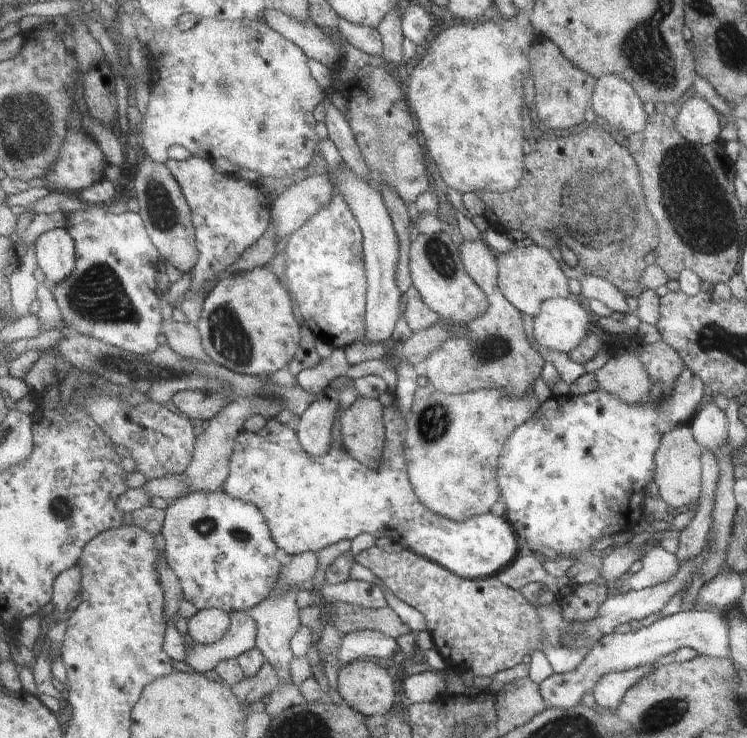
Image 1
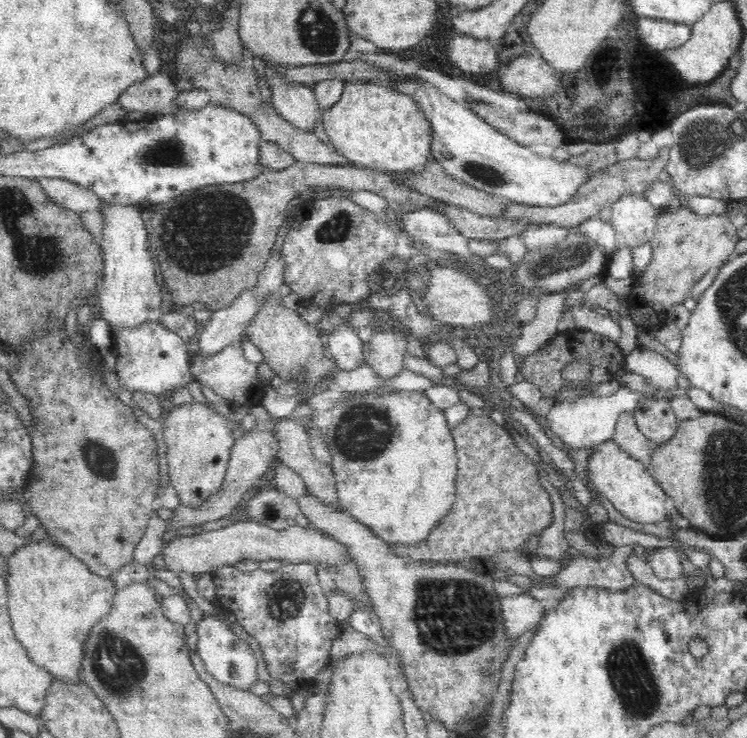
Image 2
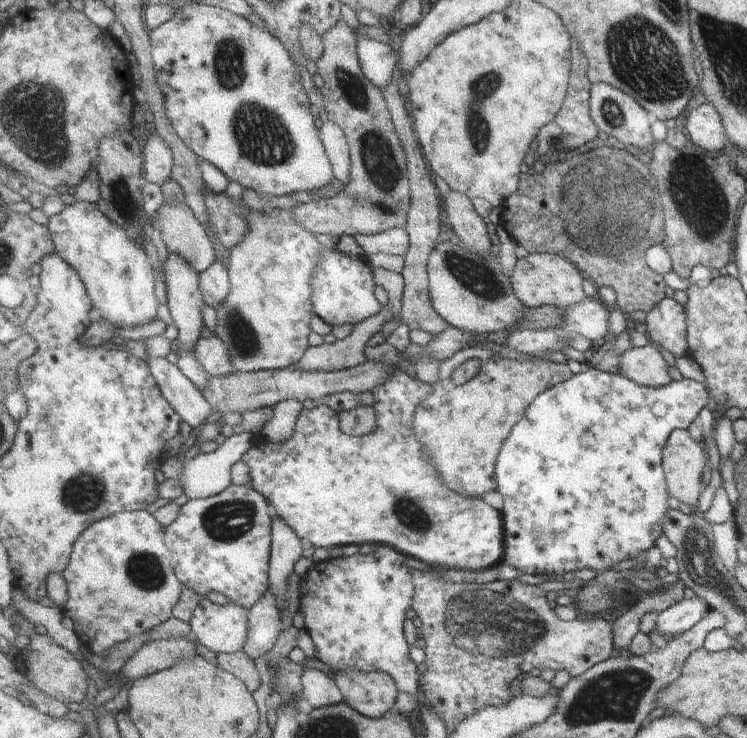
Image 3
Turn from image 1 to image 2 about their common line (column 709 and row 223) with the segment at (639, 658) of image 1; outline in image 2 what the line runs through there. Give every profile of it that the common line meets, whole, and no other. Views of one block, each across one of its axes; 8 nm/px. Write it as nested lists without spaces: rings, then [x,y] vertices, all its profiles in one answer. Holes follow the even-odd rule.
[[[623,194],[611,204],[612,226],[628,247],[650,242],[657,218],[656,209],[642,195]]]

